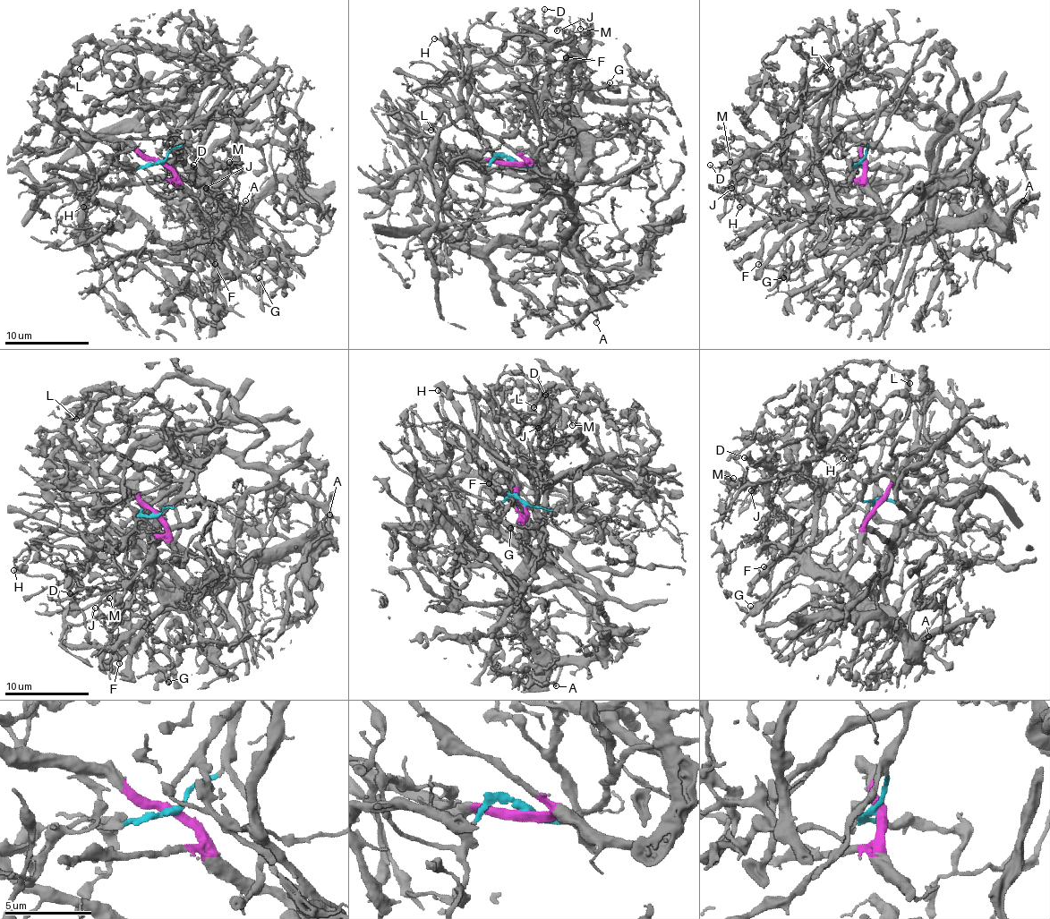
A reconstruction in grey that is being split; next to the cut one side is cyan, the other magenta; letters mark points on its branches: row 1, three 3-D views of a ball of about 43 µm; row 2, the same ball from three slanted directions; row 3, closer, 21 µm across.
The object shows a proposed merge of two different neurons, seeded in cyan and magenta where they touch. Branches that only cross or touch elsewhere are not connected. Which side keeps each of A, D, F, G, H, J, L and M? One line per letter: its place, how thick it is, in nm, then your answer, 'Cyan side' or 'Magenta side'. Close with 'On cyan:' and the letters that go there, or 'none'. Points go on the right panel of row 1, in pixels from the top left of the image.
A: Place: (1023, 200). Thickness 150 nm. Magenta side
D: Place: (710, 165). Thickness 140 nm. Cyan side
F: Place: (758, 264). Thickness 160 nm. Cyan side
G: Place: (783, 277). Thickness 240 nm. Cyan side
H: Place: (739, 207). Thickness 190 nm. Cyan side
J: Place: (731, 188). Thickness 110 nm. Magenta side
L: Place: (831, 69). Thickness 280 nm. Cyan side
M: Place: (729, 162). Thickness 80 nm. Magenta side
On cyan: D, F, G, H, L

